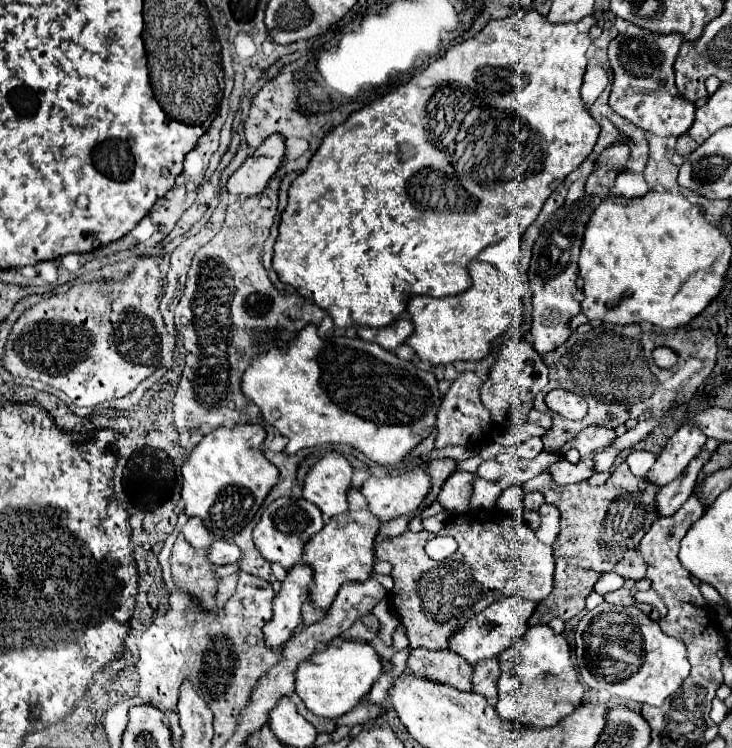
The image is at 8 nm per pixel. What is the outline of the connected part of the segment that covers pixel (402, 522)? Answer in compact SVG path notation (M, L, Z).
M397 517L397 519L389 521L389 523L383 523L381 531L379 531L379 537L381 539L391 539L391 537L401 535L407 529L407 521L409 521L407 517Z

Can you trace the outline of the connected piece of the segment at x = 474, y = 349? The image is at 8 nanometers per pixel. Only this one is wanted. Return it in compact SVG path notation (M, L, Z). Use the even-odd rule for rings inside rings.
M473 261L469 271L473 277L473 285L469 291L455 295L455 297L439 297L439 299L413 295L407 303L407 311L411 313L411 319L415 325L415 331L407 339L407 345L411 345L417 351L417 355L423 361L429 361L433 367L441 363L453 363L453 361L479 361L487 357L493 339L497 339L509 327L519 329L523 325L523 319L525 319L523 297L511 289L511 285L503 279L503 275L493 265L481 263L481 261Z

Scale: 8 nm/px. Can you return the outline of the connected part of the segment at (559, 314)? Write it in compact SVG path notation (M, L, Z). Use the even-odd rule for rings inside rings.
M579 197L573 203L565 203L553 211L551 219L541 227L541 233L533 245L533 257L529 267L529 283L533 289L533 325L531 339L539 355L557 349L565 339L569 339L571 319L579 313L577 293L577 259L583 245L583 233L591 217L593 201Z

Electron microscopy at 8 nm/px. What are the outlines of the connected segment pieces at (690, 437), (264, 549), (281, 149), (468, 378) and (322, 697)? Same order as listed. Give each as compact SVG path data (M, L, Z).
M681 425L673 437L663 447L655 465L647 473L647 481L655 487L665 487L665 483L677 479L687 463L701 451L707 437L693 425Z
M275 499L261 515L261 521L257 523L257 527L253 529L253 543L259 549L259 553L267 559L267 561L275 561L281 563L285 569L295 567L301 561L303 555L303 547L305 543L323 527L323 519L321 519L321 511L305 501L305 499Z
M271 135L261 143L251 157L231 175L227 191L233 195L257 195L261 193L269 179L279 171L285 155L285 137Z
M461 373L453 383L447 395L443 397L443 403L439 407L439 417L437 417L437 441L435 447L447 447L447 445L477 445L485 433L489 433L495 425L491 413L485 409L485 405L479 399L479 387L481 387L481 377L475 373Z
M347 639L341 645L327 645L311 659L303 661L295 675L295 691L311 713L335 719L351 711L365 695L369 695L373 683L381 673L381 657L373 649L373 645L367 641Z

